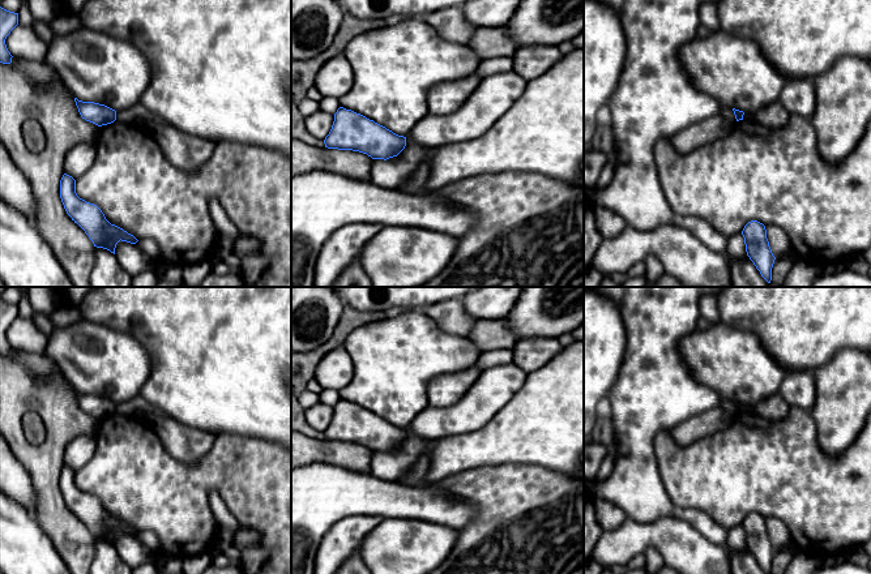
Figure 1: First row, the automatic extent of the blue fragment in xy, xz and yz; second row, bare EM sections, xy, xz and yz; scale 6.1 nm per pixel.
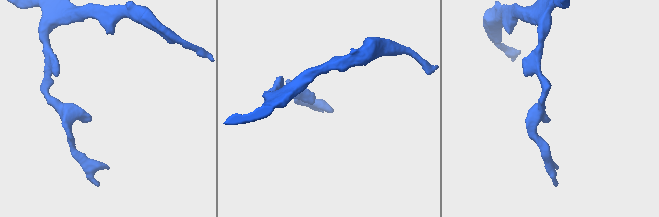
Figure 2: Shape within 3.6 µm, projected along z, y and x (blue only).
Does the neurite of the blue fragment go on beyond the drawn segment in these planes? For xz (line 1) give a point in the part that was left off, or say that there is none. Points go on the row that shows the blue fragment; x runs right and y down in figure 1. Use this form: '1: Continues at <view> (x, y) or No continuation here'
1: No continuation here

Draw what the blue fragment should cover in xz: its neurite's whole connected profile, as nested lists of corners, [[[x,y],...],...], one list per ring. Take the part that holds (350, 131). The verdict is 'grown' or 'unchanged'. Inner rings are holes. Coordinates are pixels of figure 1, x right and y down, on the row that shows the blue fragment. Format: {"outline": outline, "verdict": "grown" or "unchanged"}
{"outline": [[[340,107],[324,144],[328,149],[353,150],[367,154],[372,159],[387,160],[405,149],[406,137],[360,113]]], "verdict": "unchanged"}

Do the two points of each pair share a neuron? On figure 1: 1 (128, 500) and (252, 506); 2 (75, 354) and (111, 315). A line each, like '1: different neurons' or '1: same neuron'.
1: same neuron
2: different neurons

